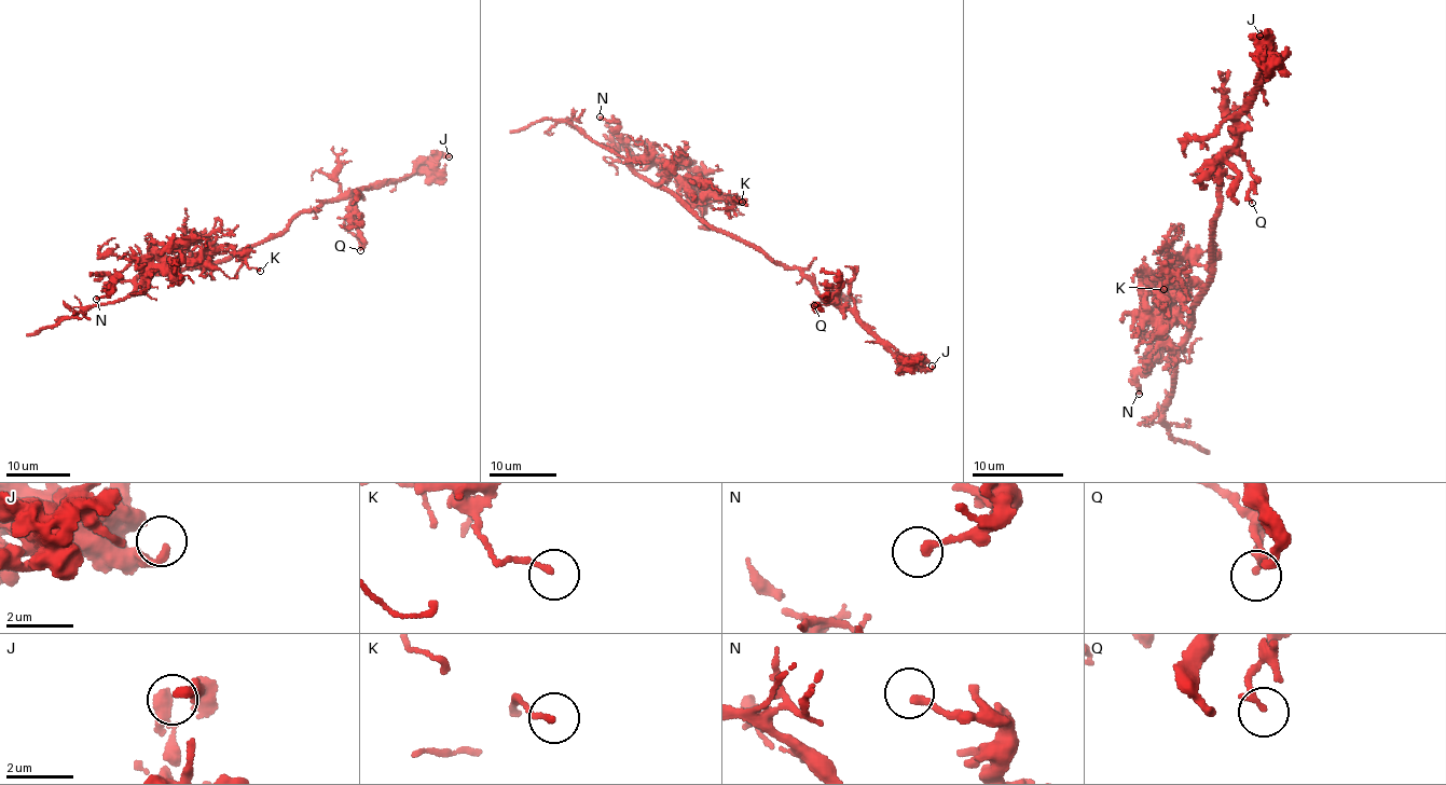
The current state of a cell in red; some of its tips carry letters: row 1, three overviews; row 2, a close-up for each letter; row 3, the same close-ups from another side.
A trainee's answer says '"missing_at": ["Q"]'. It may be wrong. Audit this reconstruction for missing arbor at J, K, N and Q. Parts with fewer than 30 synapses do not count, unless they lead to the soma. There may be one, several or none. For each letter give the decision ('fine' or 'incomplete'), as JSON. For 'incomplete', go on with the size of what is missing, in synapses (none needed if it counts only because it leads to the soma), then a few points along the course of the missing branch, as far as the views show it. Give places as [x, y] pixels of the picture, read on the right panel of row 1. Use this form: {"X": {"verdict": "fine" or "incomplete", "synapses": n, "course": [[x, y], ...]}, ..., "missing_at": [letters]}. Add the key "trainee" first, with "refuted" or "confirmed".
{"trainee": "refuted", "J": {"verdict": "fine"}, "K": {"verdict": "fine"}, "N": {"verdict": "fine"}, "Q": {"verdict": "fine"}, "missing_at": []}

